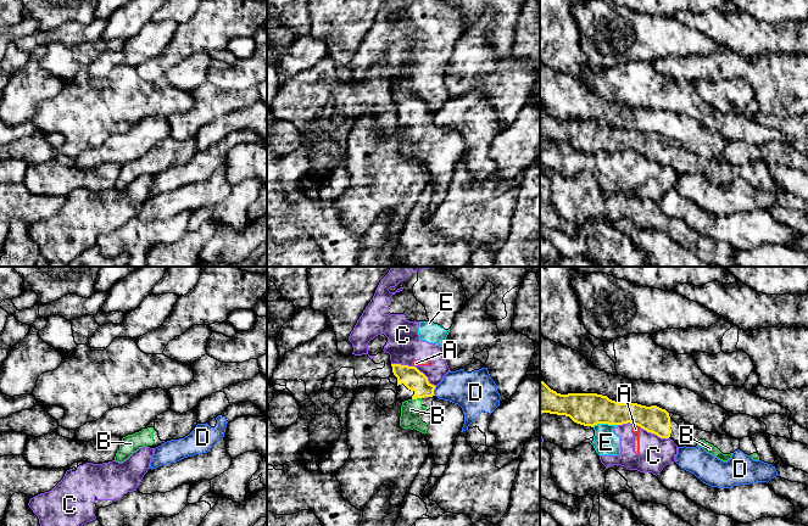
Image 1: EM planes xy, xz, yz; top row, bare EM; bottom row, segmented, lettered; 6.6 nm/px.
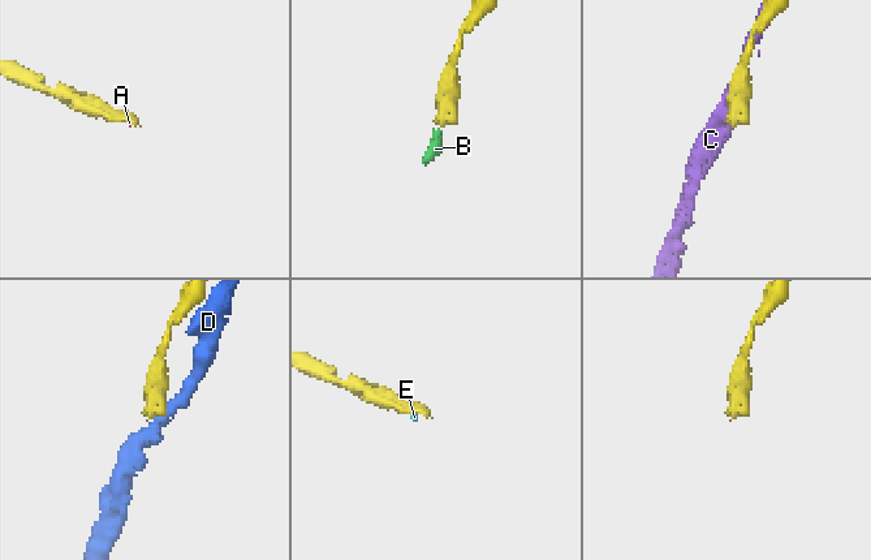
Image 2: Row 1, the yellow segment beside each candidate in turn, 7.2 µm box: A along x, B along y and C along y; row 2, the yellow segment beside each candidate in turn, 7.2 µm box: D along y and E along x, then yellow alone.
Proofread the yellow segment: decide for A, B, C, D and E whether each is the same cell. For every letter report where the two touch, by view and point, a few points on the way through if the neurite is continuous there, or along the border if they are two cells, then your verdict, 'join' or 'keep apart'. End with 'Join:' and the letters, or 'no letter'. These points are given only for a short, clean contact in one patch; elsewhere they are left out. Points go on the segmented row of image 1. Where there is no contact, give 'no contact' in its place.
A: yz (637, 425) | along yz (633, 424), (641, 427) | keep apart
B: xz (416, 398) | across xz (414, 380), (417, 382), (416, 398), (411, 409) | join
C: xz (414, 367) | keep apart
D: xz (433, 391) | keep apart
E: yz (605, 423) | along yz (617, 424), (595, 424), (592, 426) | keep apart
Join: B

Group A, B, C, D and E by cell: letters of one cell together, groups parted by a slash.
A C E / B / D

